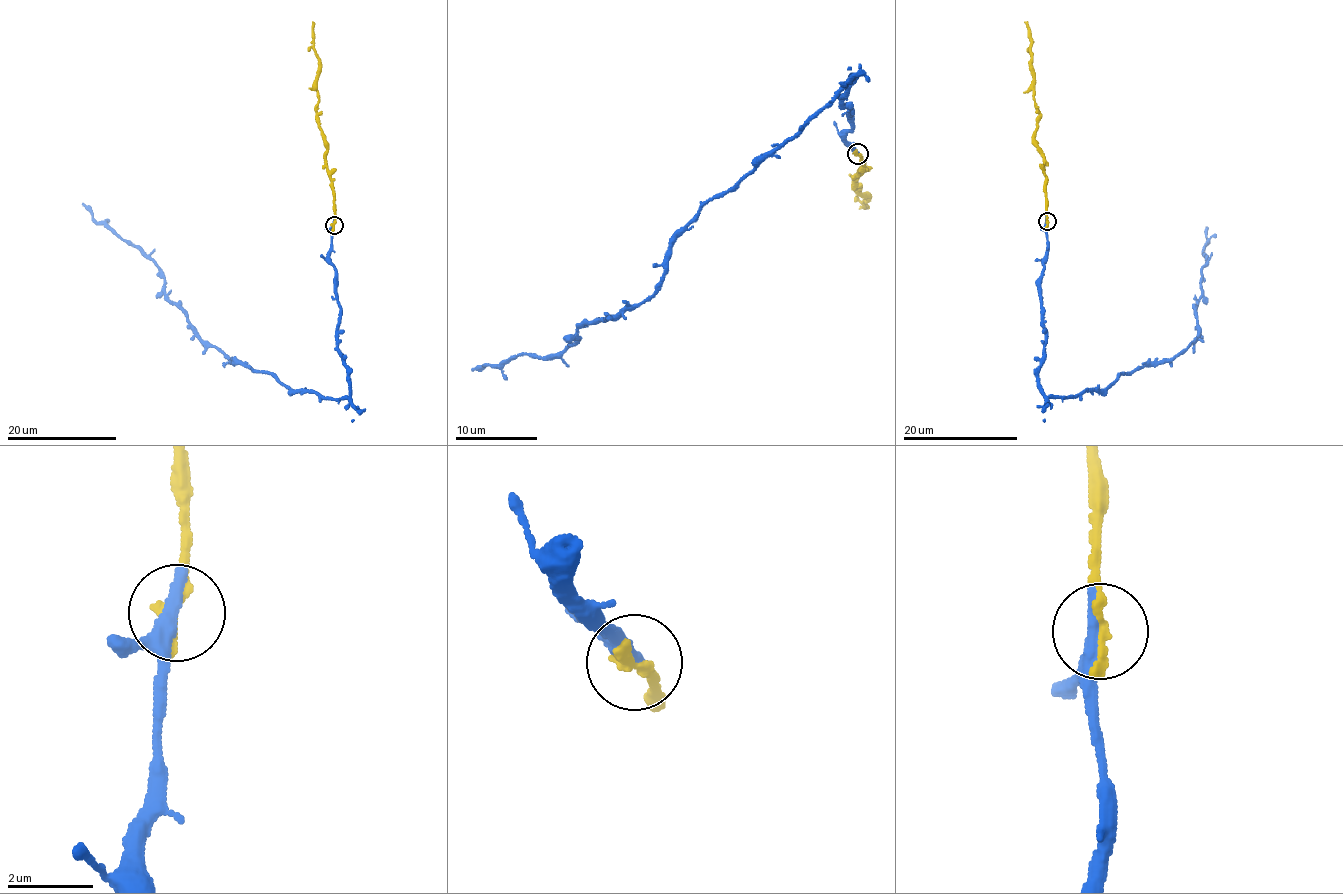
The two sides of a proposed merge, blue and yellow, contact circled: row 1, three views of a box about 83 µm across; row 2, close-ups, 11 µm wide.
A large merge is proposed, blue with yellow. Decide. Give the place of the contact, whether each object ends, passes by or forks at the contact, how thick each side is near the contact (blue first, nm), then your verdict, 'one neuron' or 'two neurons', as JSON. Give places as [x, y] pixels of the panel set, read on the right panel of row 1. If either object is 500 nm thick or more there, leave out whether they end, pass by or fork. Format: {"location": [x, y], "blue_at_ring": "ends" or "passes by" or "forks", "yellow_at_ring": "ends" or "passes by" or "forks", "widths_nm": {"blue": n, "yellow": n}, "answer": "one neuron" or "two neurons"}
{"location": [1047, 221], "blue_at_ring": "ends", "yellow_at_ring": "ends", "widths_nm": {"blue": 460, "yellow": 320}, "answer": "one neuron"}

